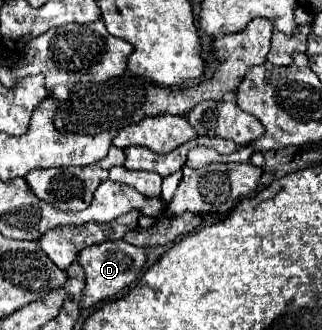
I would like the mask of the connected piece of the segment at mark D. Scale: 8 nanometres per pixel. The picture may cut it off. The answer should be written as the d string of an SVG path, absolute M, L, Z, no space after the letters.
M114 240L114 242L102 242L96 246L84 248L78 254L78 260L86 272L86 288L84 288L84 296L80 300L80 306L92 308L104 300L110 300L122 288L126 288L130 282L136 280L138 272L142 270L142 266L146 262L146 252L144 252L144 248L136 248L136 246L126 244L122 240Z

